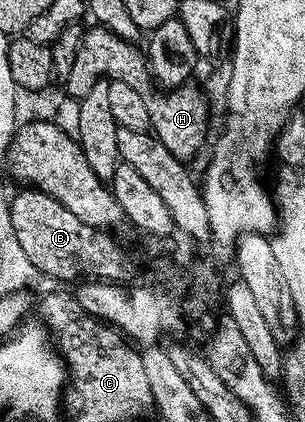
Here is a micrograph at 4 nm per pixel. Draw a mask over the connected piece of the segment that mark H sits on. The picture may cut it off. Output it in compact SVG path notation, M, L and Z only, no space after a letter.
M102 27L94 28L88 28L84 32L81 47L77 47L77 59L65 79L66 96L80 98L89 95L93 83L104 79L129 83L129 87L133 87L133 91L137 91L137 95L141 95L149 107L150 132L153 136L165 143L167 150L173 151L178 161L190 162L190 157L197 156L207 141L209 98L206 92L200 86L198 89L194 83L186 83L170 91L157 91L151 80L151 70L147 68L144 50L138 44L113 35L113 31Z

